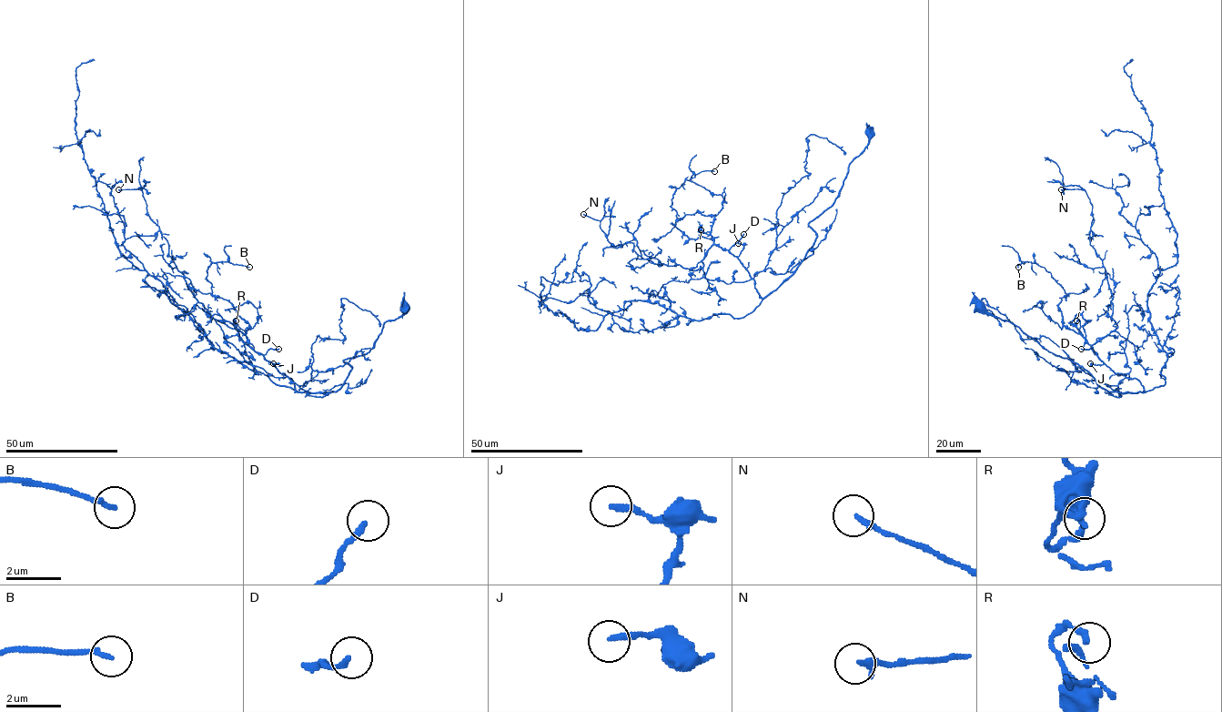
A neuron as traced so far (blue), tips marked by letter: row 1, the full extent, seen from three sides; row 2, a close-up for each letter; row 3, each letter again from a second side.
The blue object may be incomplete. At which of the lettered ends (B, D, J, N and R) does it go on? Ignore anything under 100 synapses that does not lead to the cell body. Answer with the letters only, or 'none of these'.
D

